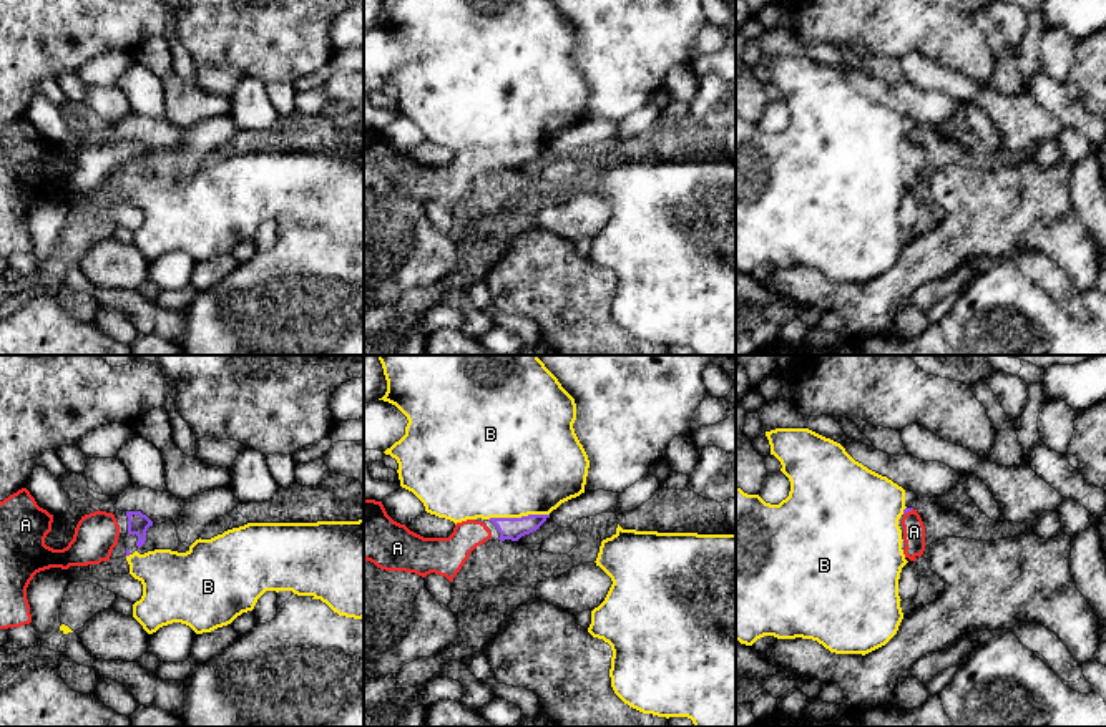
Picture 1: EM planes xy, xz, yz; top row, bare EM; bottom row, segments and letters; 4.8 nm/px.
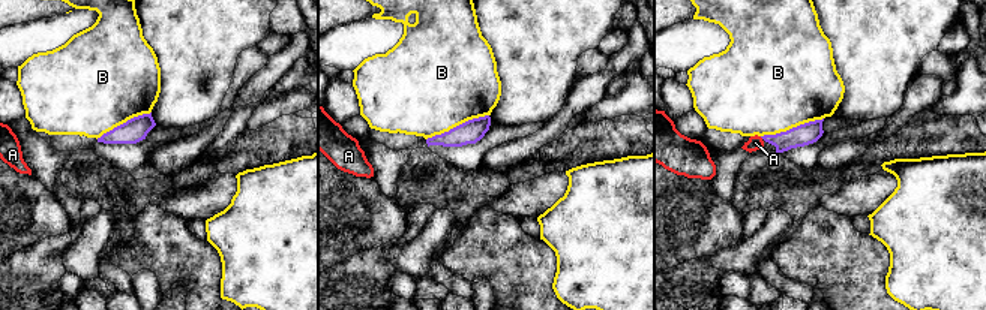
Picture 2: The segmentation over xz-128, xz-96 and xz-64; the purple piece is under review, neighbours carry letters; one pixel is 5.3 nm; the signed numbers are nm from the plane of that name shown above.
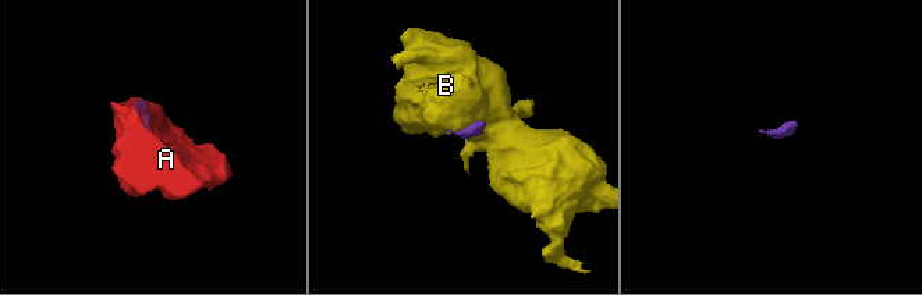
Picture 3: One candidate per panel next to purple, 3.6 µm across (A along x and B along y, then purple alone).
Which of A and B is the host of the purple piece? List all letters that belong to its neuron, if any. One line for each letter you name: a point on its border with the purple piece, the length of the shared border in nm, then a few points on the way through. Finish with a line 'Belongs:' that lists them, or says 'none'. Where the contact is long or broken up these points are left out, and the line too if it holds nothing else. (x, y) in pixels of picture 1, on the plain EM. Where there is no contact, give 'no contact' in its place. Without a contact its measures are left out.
A: meets purple in yz at (907, 140); contact 60 nm long; runs through yz (905, 138), (907, 140), (914, 160)
Belongs: A

